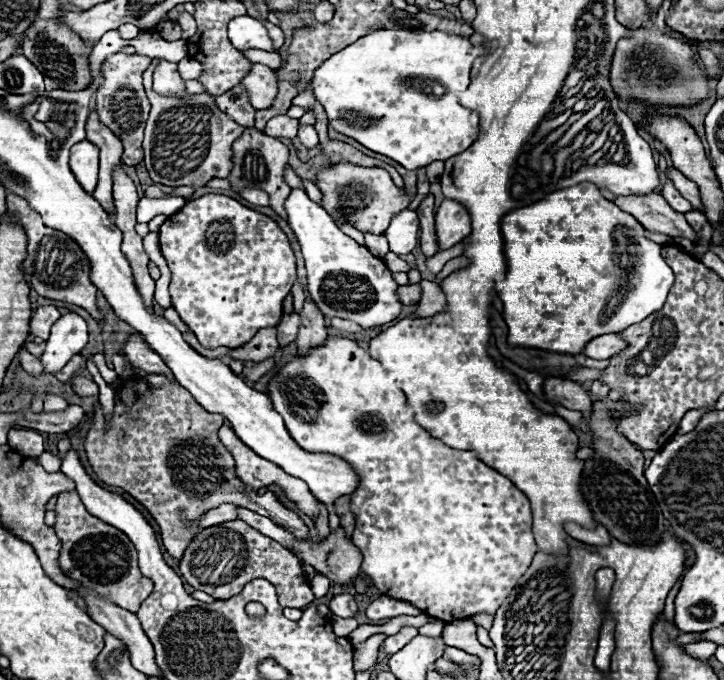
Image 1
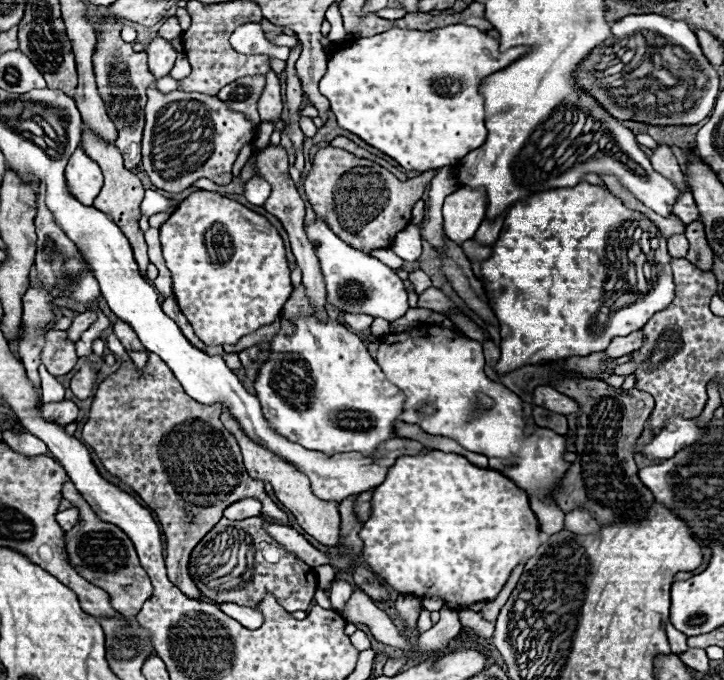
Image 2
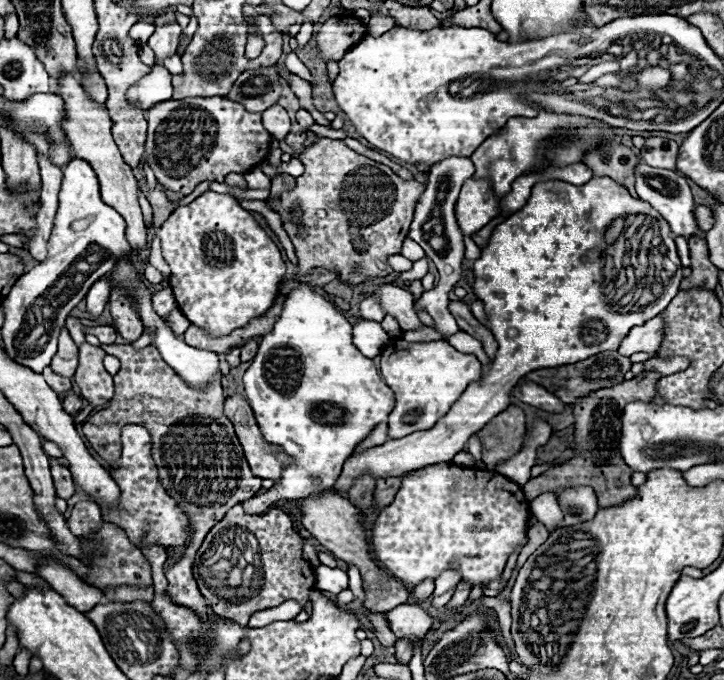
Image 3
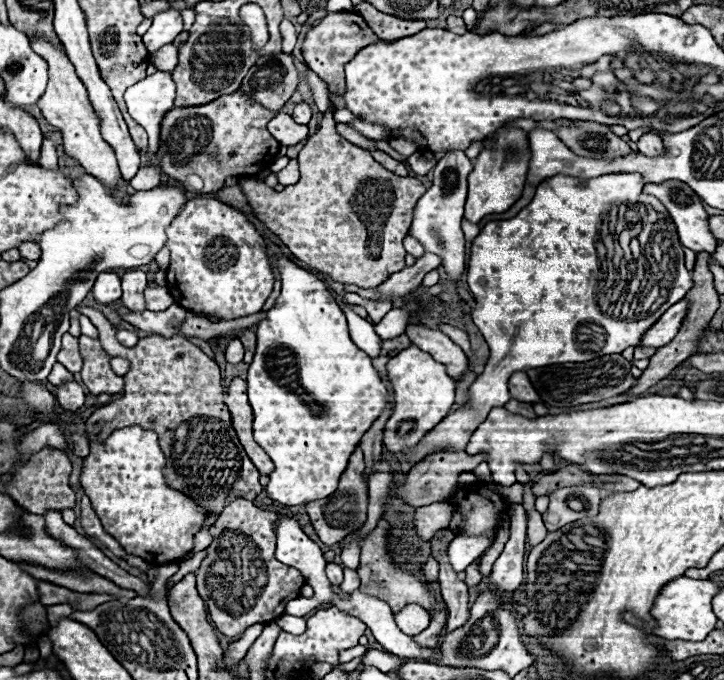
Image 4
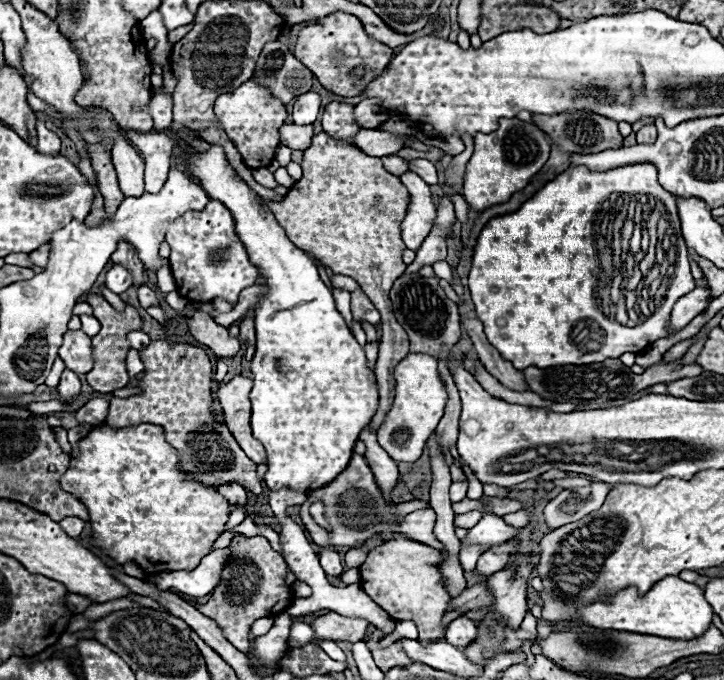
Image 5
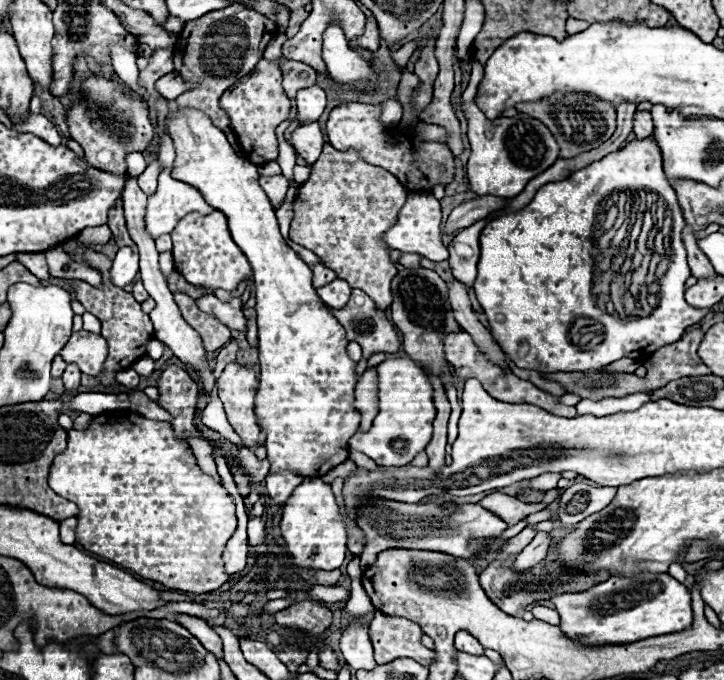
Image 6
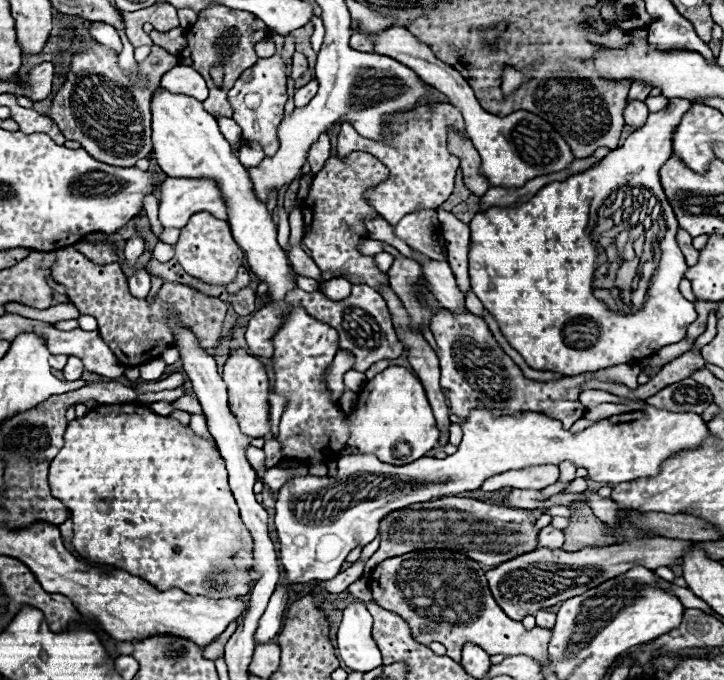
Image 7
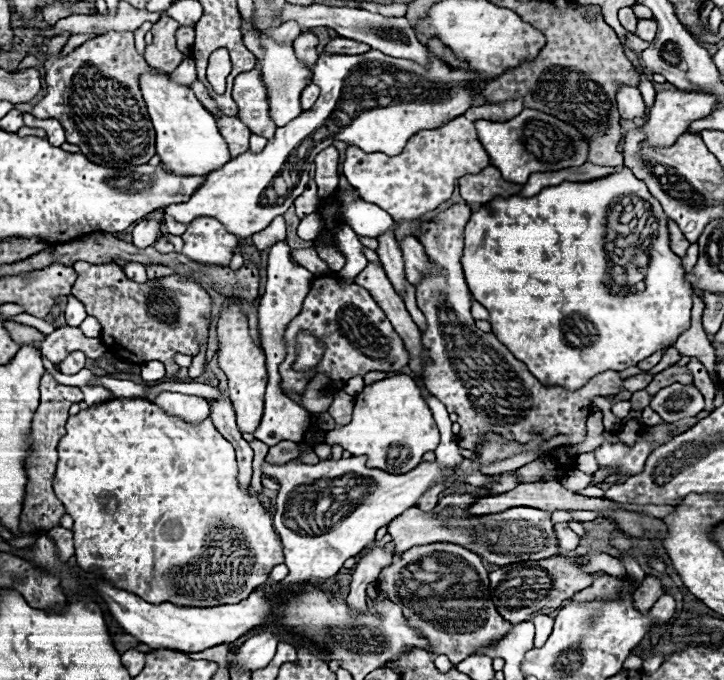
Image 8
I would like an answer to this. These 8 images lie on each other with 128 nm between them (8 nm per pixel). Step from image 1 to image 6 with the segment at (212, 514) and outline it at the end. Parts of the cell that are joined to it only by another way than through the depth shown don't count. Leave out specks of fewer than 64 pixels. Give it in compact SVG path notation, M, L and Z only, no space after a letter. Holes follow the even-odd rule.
M170 104L174 110L172 118L166 118L168 134L176 146L176 160L172 176L198 188L204 200L226 214L228 226L234 242L246 254L254 270L256 286L256 320L258 320L258 360L260 360L260 386L256 392L256 418L266 434L266 450L270 472L292 472L304 478L320 478L346 462L348 458L348 440L358 432L362 414L354 408L354 386L356 386L356 366L348 356L348 340L344 326L328 310L328 306L318 296L312 284L310 266L286 244L280 234L274 208L258 184L258 168L246 158L238 156L228 144L226 136L214 128L208 116L202 112L192 112L192 108L178 110L176 104Z

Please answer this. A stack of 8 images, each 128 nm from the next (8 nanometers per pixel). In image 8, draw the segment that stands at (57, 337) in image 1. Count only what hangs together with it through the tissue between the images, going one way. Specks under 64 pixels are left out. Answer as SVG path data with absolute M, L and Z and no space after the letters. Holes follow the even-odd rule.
M140 220L132 230L132 244L136 248L148 248L156 242L160 232L160 220Z

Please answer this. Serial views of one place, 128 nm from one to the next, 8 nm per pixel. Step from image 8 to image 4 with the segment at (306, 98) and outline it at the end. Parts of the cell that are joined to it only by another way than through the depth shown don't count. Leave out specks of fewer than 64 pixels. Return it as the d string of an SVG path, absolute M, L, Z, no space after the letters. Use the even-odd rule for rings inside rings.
M300 102L296 108L294 108L294 114L292 118L298 122L298 124L308 124L310 122L310 116L312 116L312 110L306 102Z

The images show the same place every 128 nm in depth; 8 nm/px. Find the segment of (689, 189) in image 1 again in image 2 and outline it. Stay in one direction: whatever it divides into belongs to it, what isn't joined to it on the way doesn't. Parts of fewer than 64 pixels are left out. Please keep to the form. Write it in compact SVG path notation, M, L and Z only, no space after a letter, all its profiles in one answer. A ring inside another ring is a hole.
M658 146L658 148L654 150L654 154L650 156L650 160L652 160L654 170L660 172L664 178L672 180L674 186L676 186L680 192L686 192L686 190L688 190L688 188L686 188L686 182L684 182L684 174L682 174L682 170L680 170L680 166L678 166L678 162L676 162L670 146Z

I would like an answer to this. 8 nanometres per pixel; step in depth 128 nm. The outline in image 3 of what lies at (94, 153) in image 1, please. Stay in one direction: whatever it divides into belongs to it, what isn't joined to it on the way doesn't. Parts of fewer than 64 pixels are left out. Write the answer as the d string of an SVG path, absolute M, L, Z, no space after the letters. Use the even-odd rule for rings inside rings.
M72 158L64 170L60 208L48 242L48 258L20 276L2 302L6 316L2 326L2 346L10 358L38 374L50 364L58 346L58 332L70 310L84 300L96 280L114 268L114 260L118 260L118 256L136 256L124 240L124 230L126 224L122 216L100 200L100 185L92 166L86 160Z

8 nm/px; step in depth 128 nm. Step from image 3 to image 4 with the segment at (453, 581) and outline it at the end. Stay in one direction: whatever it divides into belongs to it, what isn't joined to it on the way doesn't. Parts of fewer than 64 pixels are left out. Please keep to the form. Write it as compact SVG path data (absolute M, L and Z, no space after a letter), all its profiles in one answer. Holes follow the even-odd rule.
M458 536L448 546L448 558L454 572L464 572L466 566L474 562L486 548L490 546L490 538L486 536Z

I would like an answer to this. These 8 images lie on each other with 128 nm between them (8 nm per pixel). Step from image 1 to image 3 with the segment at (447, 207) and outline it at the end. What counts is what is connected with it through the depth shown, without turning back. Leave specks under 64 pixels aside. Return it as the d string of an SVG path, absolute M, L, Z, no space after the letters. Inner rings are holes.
M466 180L454 206L458 228L464 236L478 232L498 214L498 198L488 180Z

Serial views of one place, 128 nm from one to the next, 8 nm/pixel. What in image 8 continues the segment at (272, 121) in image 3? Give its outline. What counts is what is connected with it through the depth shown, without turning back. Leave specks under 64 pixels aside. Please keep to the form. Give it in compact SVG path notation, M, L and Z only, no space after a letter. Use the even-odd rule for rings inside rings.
M334 146L324 148L316 160L316 174L314 180L318 184L318 194L320 196L330 196L332 188L338 186L338 150Z

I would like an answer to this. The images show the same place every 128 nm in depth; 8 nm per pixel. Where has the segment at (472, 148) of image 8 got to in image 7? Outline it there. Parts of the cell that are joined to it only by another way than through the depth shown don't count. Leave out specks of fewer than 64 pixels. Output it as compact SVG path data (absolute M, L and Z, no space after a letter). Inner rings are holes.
M436 104L432 108L420 106L412 112L394 116L394 120L388 122L390 136L384 140L364 138L352 128L350 122L342 122L336 138L336 152L340 156L346 156L354 150L370 152L390 168L388 180L384 180L376 190L366 192L366 198L370 204L374 204L382 218L386 218L390 224L396 224L406 212L414 212L414 208L438 208L452 194L460 160L446 148L448 126L454 126L458 132L466 134L462 114L452 104Z

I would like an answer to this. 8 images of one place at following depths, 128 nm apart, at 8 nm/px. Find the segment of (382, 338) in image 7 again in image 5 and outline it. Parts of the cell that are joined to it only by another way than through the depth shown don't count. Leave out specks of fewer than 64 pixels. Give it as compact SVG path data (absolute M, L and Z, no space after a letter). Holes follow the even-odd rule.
M362 290L352 292L352 314L356 320L368 320L370 324L378 326L380 324L380 312L376 310L376 306L366 298L366 294Z

